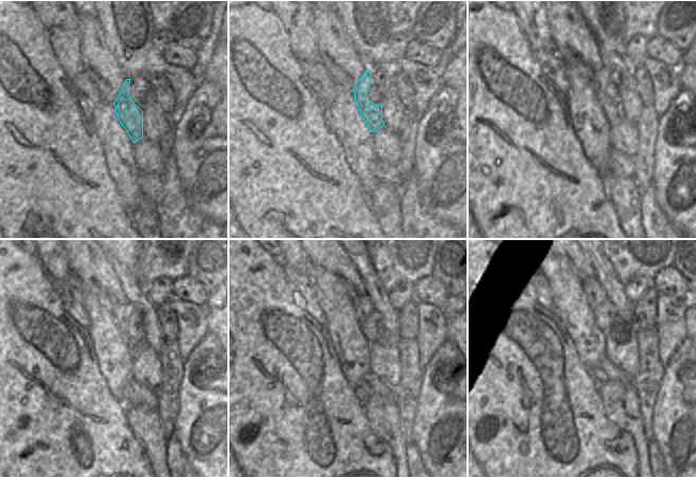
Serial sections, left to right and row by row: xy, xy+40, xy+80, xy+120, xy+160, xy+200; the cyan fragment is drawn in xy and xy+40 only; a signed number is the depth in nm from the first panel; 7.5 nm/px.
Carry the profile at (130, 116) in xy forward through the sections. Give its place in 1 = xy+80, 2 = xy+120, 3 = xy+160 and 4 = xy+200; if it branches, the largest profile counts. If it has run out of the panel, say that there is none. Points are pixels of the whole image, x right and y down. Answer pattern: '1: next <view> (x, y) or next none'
1: next xy+80 (613, 112)
2: next xy+120 (122, 313)
3: next xy+160 (363, 306)
4: next xy+200 (596, 295)

